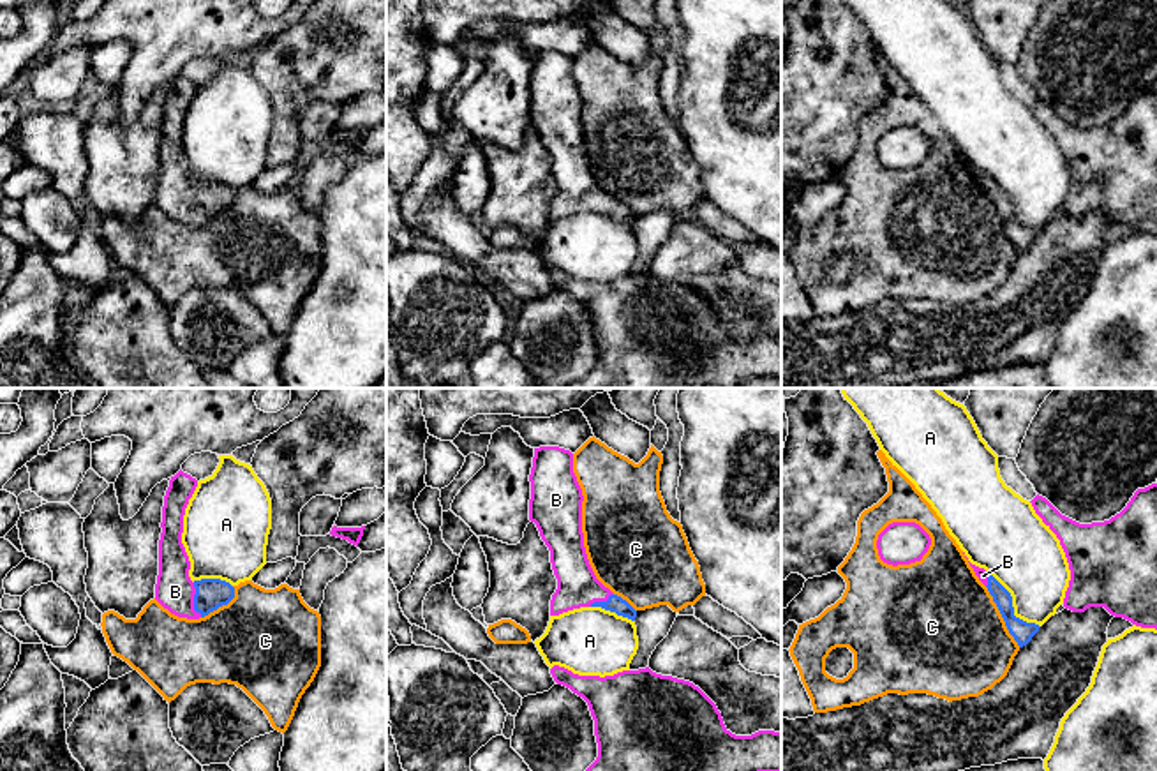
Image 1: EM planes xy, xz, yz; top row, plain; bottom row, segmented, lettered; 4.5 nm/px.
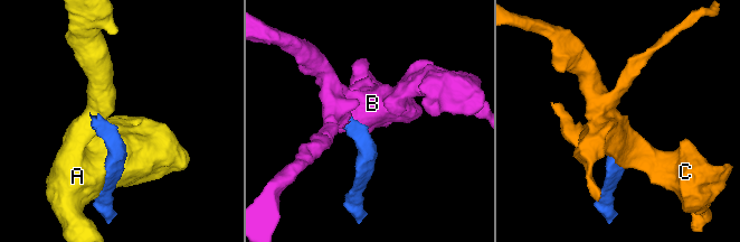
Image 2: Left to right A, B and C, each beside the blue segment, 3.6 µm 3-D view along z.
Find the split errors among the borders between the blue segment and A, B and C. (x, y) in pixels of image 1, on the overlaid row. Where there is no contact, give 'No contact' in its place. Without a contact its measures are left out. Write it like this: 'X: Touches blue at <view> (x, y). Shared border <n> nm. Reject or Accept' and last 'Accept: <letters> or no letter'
A: Touches blue at yz (1011, 606). Shared border 360 nm. Reject
B: Touches blue at xy (194, 600). Shared border 170 nm. Accept
C: Touches blue at yz (1002, 616). Shared border 320 nm. Reject
Accept: B

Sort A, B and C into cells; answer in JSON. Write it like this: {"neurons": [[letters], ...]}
{"neurons": [["A"], ["B"], ["C"]]}

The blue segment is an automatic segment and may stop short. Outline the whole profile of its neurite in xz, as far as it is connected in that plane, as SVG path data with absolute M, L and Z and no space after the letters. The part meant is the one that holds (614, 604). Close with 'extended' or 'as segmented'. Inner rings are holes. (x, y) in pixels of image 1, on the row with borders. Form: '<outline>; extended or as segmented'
M559 446L534 448L529 482L529 520L550 550L557 579L550 616L601 607L635 621L637 610L605 588L589 565L582 533L584 496L573 473L573 453Z; extended

